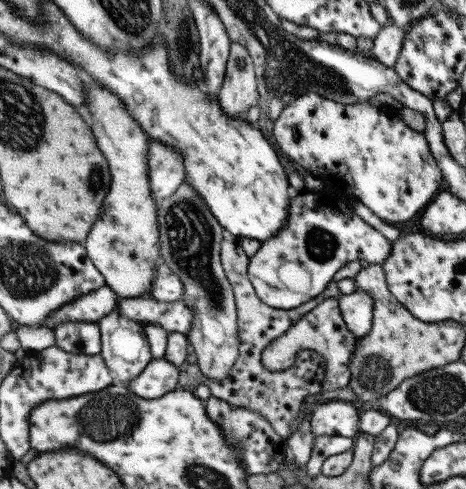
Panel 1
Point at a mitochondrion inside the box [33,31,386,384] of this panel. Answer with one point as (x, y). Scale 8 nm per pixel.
(190, 239)

